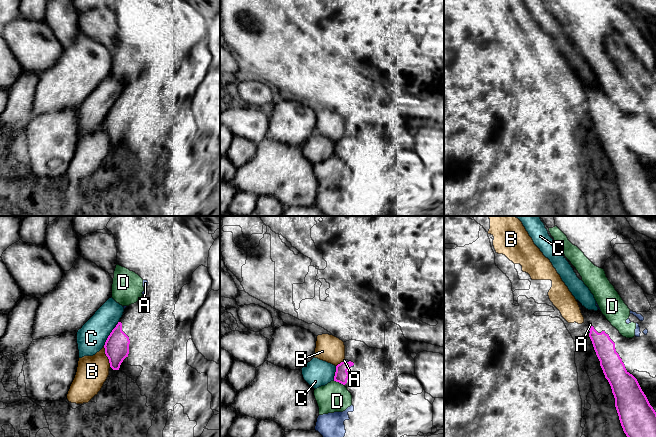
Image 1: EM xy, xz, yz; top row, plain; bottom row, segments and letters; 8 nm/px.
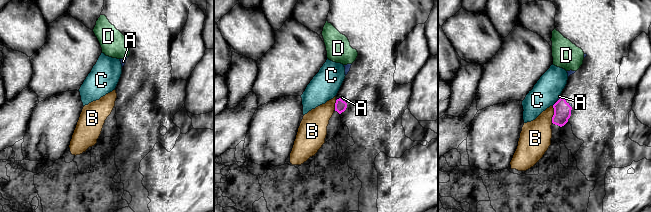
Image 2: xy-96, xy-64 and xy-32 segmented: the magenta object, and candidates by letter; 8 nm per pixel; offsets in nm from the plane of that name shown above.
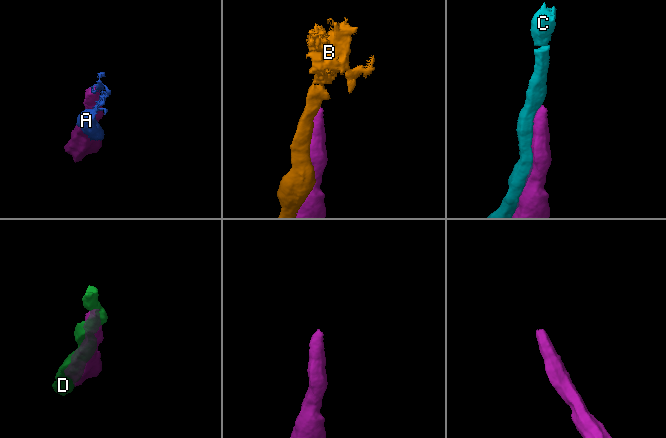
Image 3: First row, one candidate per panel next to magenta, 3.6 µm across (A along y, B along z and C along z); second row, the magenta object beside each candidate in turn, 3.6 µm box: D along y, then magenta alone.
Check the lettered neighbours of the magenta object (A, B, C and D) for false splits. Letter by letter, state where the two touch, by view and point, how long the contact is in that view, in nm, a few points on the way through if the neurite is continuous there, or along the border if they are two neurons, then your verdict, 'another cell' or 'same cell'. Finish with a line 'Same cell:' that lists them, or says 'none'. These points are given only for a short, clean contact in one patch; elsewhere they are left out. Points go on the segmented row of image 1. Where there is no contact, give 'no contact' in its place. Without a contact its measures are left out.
A: xz (346, 362) | 60 nm | along xz (343, 361), (349, 361) | another cell
B: xy (106, 355) | 180 nm | another cell
C: xy (108, 337) | 170 nm | another cell
D: xz (339, 382) | 90 nm | another cell
Same cell: none

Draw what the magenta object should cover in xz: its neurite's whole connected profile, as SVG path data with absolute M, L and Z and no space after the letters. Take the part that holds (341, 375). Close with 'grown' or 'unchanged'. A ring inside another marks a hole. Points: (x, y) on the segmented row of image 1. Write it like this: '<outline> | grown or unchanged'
M343 361L340 364L338 364L336 366L334 381L345 385L347 383L347 379L349 377L349 374L347 372L347 370L353 365L354 365L354 363L351 362L351 361L349 361L349 362L344 362Z | unchanged

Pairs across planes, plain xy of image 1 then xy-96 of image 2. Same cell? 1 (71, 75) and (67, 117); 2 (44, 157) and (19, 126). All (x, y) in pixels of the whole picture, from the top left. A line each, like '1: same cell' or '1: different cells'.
1: different cells
2: different cells

